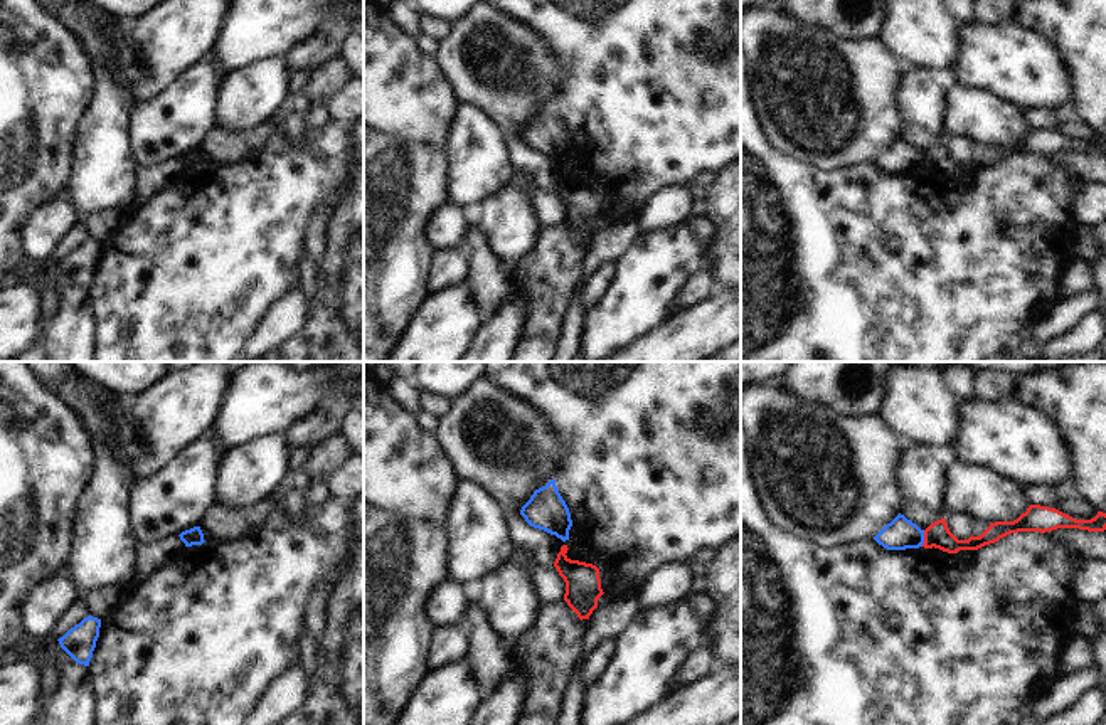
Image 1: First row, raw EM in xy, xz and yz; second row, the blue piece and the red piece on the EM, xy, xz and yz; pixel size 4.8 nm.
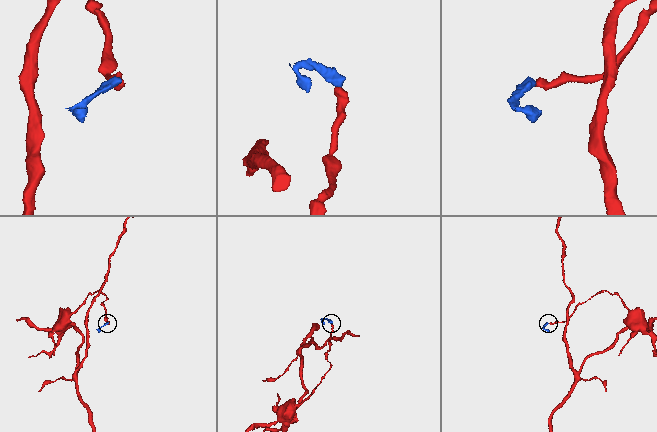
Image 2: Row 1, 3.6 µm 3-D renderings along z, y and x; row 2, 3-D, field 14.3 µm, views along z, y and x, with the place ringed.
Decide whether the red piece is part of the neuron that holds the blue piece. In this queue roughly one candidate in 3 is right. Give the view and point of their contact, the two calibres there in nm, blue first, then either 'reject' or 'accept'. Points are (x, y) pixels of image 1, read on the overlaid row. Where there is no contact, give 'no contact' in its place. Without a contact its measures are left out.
yz (923, 539) | 150/120 nm | reject

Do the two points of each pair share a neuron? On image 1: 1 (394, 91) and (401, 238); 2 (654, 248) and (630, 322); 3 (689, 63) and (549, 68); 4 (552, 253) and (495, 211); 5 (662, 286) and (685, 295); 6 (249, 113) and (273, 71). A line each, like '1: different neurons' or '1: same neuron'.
1: same neuron
2: same neuron
3: different neurons
4: different neurons
5: different neurons
6: same neuron

